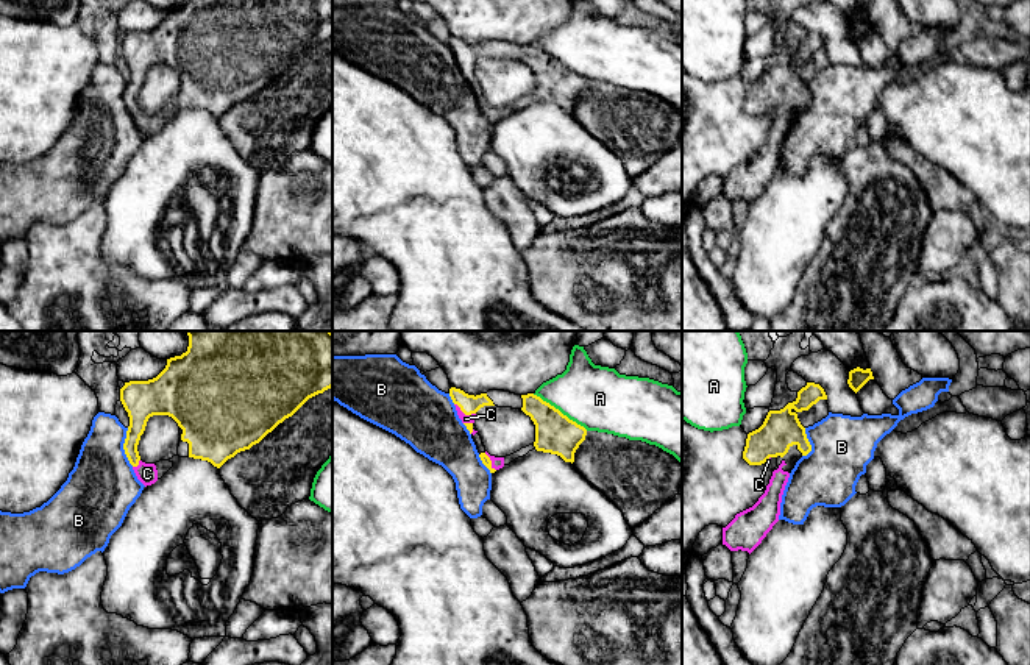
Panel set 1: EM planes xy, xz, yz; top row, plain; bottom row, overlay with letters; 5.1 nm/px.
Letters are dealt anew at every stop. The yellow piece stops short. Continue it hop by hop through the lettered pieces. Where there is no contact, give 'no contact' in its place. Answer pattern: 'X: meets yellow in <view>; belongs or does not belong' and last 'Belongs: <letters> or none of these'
A: meets yellow in xz; does not belong
B: meets yellow in xy; does not belong
C: meets yellow in xz; belongs
Belongs: C

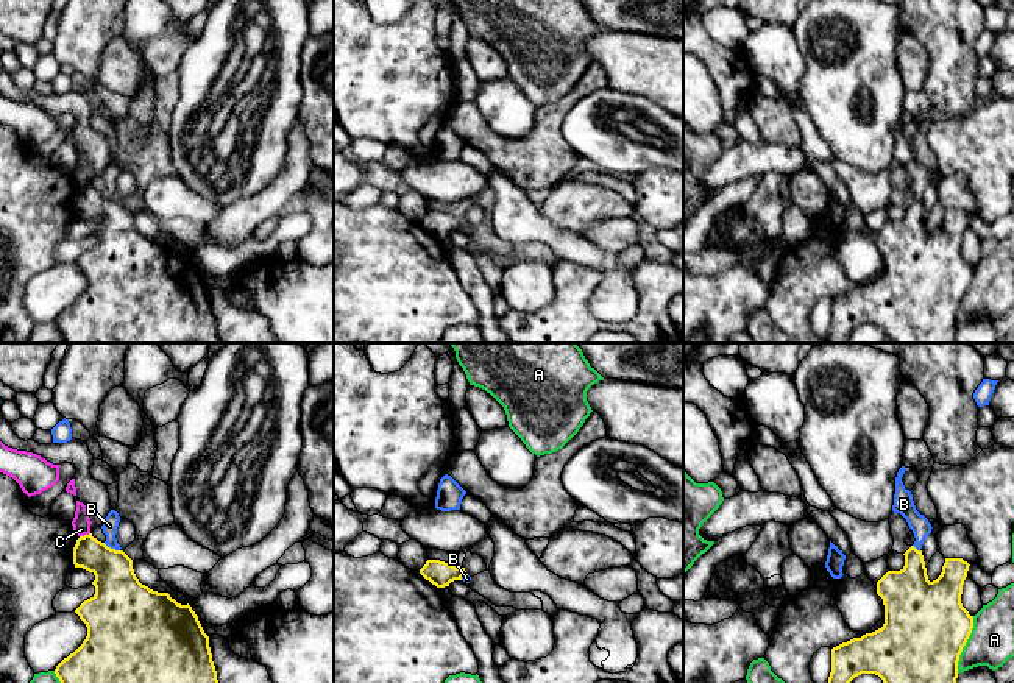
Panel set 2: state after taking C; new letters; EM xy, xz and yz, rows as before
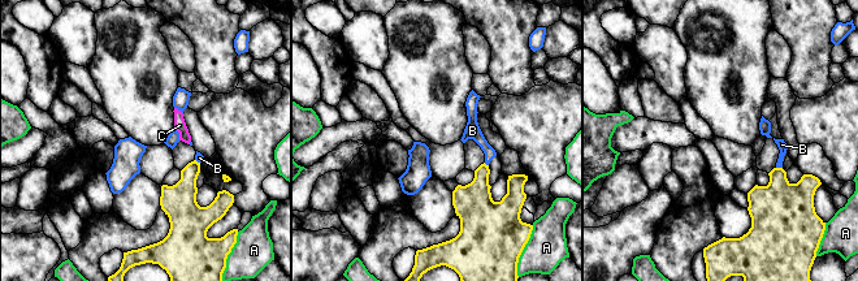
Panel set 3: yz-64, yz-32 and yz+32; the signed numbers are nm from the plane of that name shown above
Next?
A: meets yellow in yz; does not belong
B: meets yellow in xy; does not belong
C: meets yellow in xy; does not belong
Belongs: none of these

